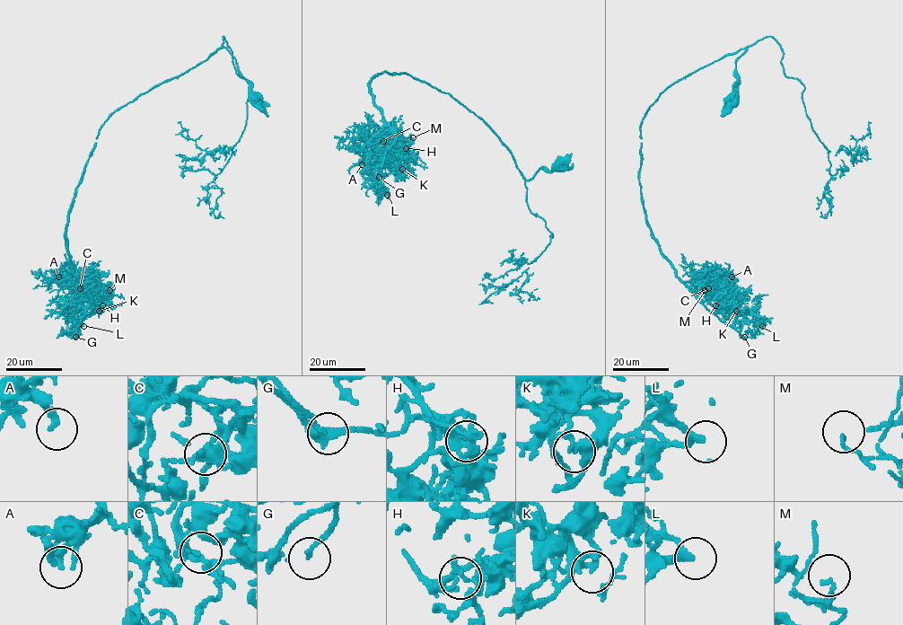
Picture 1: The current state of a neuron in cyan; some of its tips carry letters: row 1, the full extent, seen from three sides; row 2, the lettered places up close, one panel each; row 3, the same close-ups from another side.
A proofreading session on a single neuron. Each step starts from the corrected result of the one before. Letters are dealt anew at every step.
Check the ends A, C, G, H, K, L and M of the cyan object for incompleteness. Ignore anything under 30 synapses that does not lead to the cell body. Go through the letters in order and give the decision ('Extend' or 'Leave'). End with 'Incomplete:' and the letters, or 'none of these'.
A: Leave
C: Leave
G: Extend
H: Leave
K: Leave
L: Extend
M: Leave
Incomplete: G, L

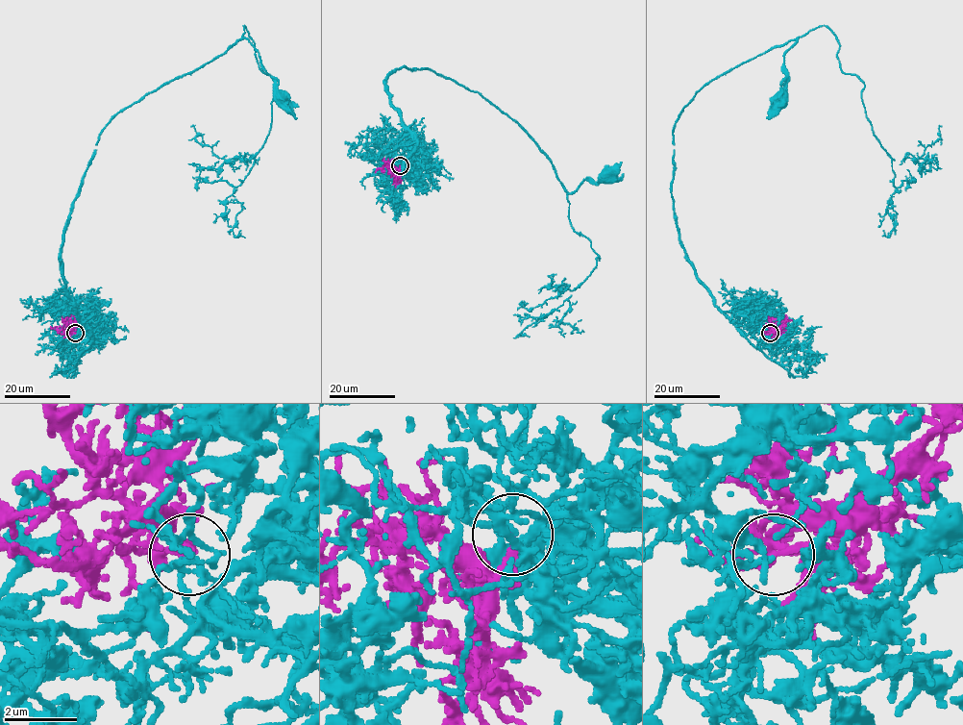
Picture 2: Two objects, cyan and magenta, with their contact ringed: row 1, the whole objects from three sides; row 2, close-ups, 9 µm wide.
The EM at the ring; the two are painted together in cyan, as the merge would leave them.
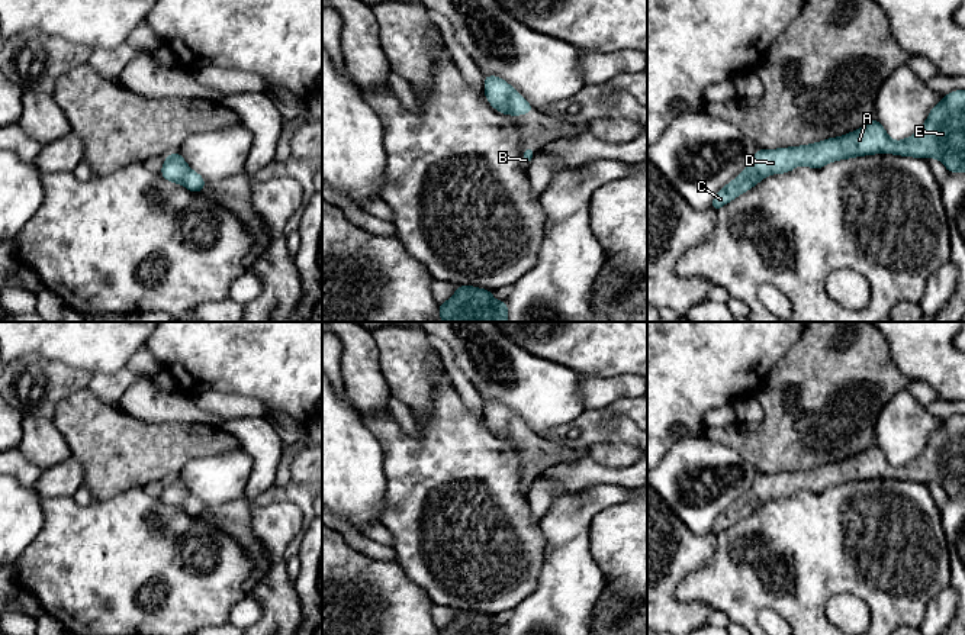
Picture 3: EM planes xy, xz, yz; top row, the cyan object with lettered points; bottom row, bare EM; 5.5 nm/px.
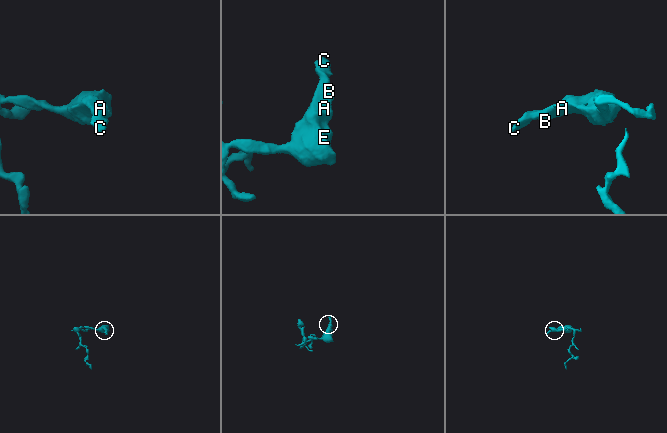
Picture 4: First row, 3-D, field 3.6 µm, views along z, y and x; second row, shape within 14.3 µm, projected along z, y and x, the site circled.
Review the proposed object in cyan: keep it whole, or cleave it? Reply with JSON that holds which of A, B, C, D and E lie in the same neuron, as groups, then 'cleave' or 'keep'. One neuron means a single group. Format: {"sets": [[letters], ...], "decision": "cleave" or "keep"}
{"sets": [["A", "B", "C", "D", "E"]], "decision": "keep"}

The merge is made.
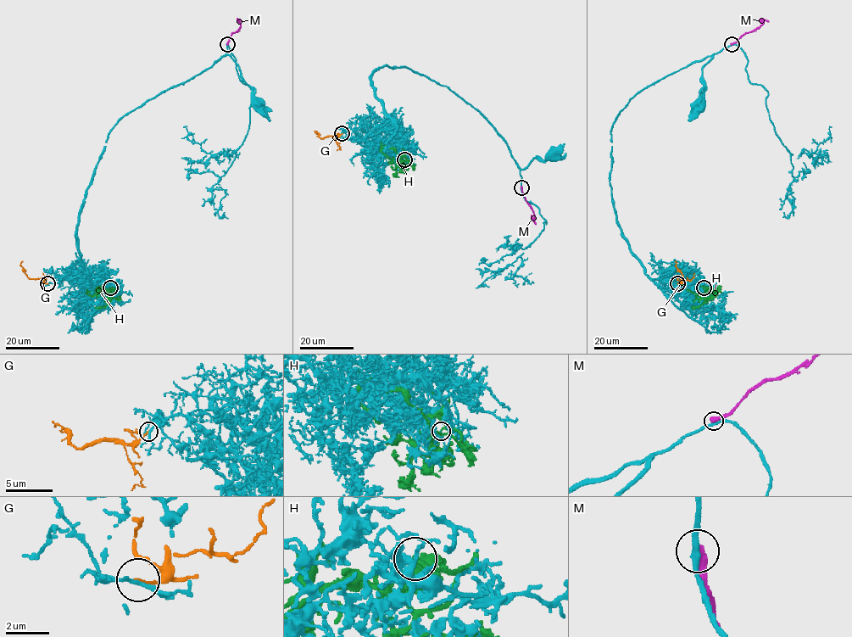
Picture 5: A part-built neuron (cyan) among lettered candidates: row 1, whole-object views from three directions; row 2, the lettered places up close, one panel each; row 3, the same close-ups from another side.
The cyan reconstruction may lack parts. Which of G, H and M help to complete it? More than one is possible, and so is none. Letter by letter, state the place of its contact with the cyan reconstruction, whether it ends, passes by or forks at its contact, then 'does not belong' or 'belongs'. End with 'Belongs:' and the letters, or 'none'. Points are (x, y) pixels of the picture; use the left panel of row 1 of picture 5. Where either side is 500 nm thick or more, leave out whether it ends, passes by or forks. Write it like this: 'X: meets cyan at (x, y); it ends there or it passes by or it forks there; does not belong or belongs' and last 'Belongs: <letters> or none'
G: meets cyan at (47, 283); it ends there; does not belong
H: meets cyan at (110, 287); it ends there; does not belong
M: meets cyan at (227, 44); it ends there; does not belong
Belongs: none

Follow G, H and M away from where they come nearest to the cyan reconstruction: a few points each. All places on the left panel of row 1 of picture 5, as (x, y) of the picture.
G: (47, 283), (30, 279), (20, 264), (22, 260)
H: (110, 287), (118, 287), (113, 293), (99, 291), (92, 295), (87, 293), (86, 289)
M: (227, 44), (231, 35), (239, 28), (238, 20), (242, 21)

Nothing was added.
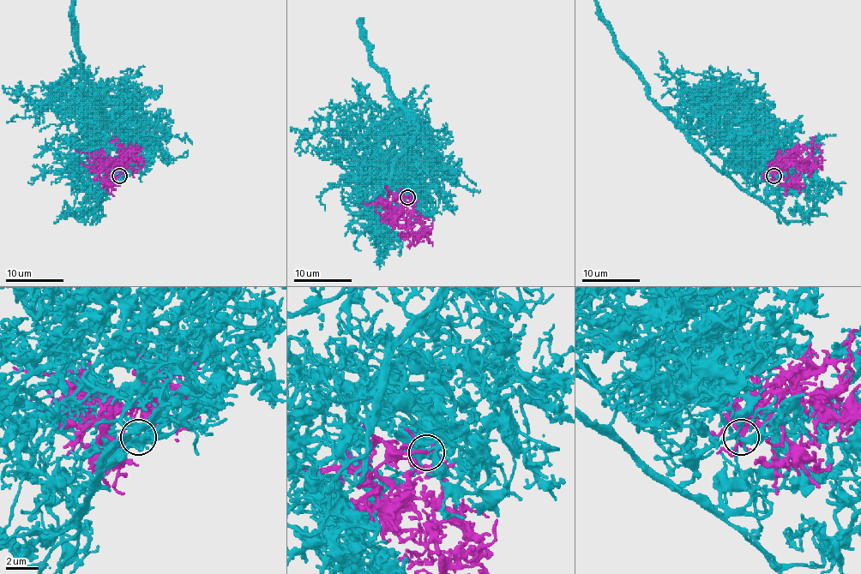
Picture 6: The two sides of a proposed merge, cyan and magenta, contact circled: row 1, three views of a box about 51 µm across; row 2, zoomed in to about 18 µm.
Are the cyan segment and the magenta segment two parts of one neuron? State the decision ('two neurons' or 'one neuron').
one neuron

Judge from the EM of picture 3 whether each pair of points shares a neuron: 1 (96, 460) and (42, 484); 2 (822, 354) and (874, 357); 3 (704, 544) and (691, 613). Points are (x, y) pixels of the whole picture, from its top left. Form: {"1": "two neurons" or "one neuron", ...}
{"1": "two neurons", "2": "one neuron", "3": "one neuron"}

